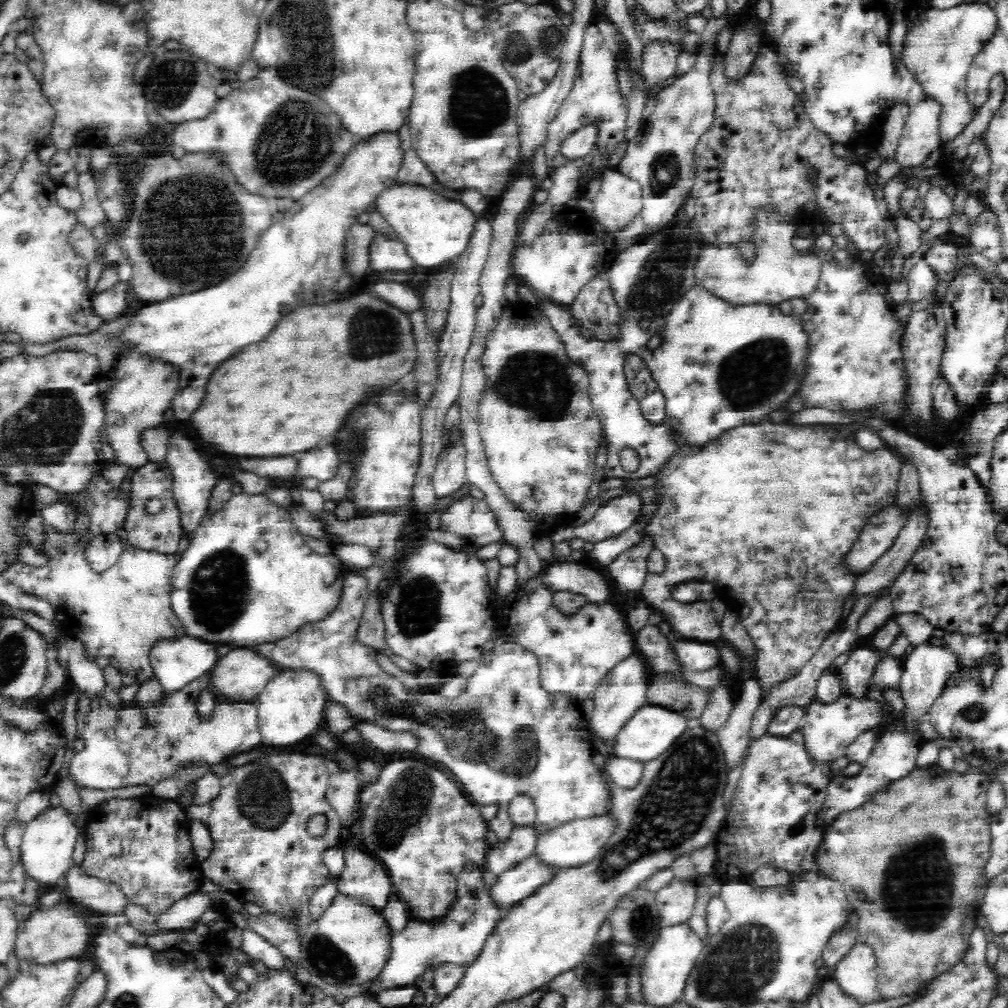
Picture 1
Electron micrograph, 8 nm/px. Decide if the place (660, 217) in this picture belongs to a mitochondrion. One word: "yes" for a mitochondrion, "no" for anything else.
no

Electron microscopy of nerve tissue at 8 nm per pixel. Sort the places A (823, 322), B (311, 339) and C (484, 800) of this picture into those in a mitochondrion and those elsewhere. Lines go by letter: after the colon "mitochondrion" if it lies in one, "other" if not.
A: other
B: other
C: other

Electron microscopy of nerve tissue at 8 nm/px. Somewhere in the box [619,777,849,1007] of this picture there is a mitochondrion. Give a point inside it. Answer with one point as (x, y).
(747, 960)

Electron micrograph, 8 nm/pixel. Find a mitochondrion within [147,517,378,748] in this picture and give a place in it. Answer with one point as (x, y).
(218, 592)

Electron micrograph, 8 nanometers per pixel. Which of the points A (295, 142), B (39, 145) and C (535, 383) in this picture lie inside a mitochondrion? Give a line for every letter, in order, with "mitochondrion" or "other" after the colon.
A: mitochondrion
B: other
C: mitochondrion

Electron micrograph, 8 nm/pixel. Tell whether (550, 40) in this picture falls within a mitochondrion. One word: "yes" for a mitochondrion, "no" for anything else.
yes

